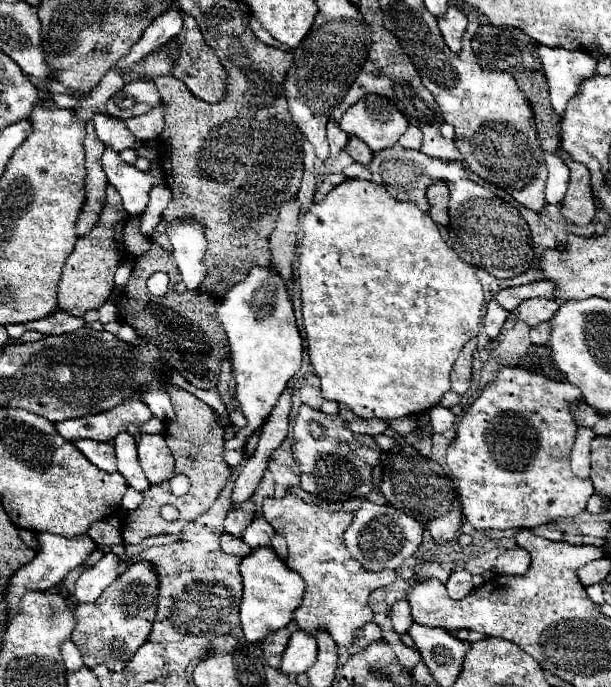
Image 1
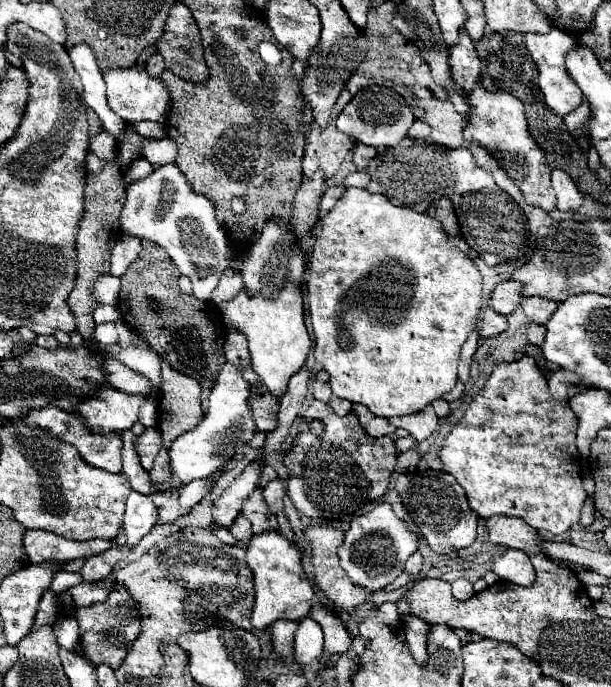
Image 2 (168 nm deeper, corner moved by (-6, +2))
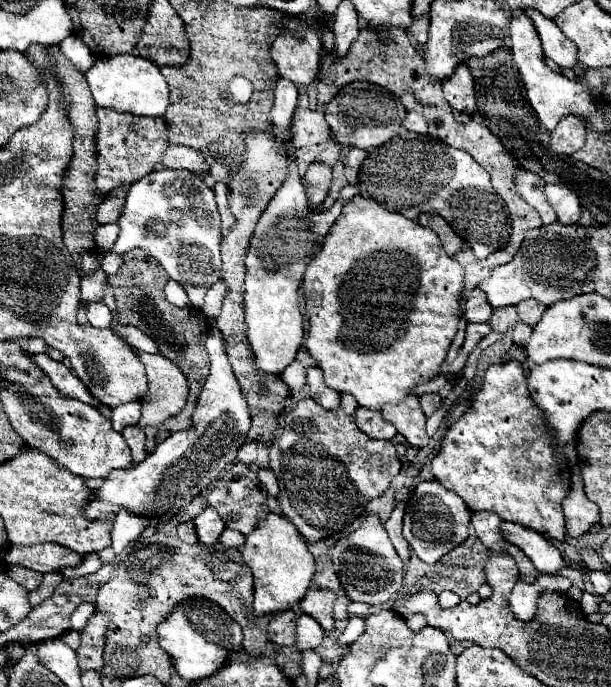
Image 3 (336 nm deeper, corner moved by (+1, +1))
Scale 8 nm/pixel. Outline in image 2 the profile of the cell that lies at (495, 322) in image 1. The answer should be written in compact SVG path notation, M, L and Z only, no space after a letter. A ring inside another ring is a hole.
M485 308L483 314L481 314L481 328L479 328L479 342L489 338L489 336L495 336L495 334L501 334L507 330L507 318L501 316L499 312L491 310L491 308Z

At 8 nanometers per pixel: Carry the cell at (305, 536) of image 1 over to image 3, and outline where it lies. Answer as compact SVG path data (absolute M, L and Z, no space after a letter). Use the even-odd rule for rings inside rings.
M260 469L258 471L258 479L260 479L260 483L266 487L266 491L268 491L268 495L272 495L272 497L278 497L278 481L276 481L276 475L270 471L270 469Z

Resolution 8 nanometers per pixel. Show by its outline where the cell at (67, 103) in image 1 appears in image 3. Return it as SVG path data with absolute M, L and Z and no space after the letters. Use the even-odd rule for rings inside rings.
M184 145L168 147L164 157L162 157L162 167L186 169L186 171L194 171L194 173L206 173L204 155L190 149L190 147L184 147Z

